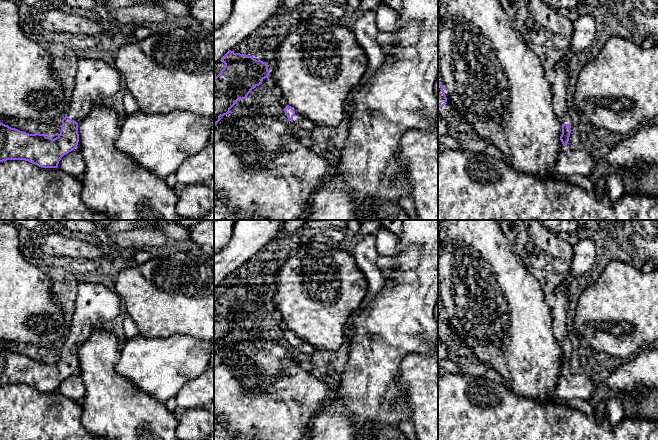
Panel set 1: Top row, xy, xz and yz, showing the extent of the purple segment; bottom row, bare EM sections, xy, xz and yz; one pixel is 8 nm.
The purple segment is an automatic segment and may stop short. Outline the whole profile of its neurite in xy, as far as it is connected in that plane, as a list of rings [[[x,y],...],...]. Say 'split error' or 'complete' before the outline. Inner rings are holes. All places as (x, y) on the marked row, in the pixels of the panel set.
split error; [[[78,59],[75,86],[65,117],[62,119],[60,134],[52,139],[39,132],[29,134],[0,122],[0,162],[25,160],[39,167],[57,168],[61,158],[77,148],[78,123],[88,115],[94,105],[102,104],[106,98],[119,93],[122,90],[121,80],[117,70],[101,60]]]

